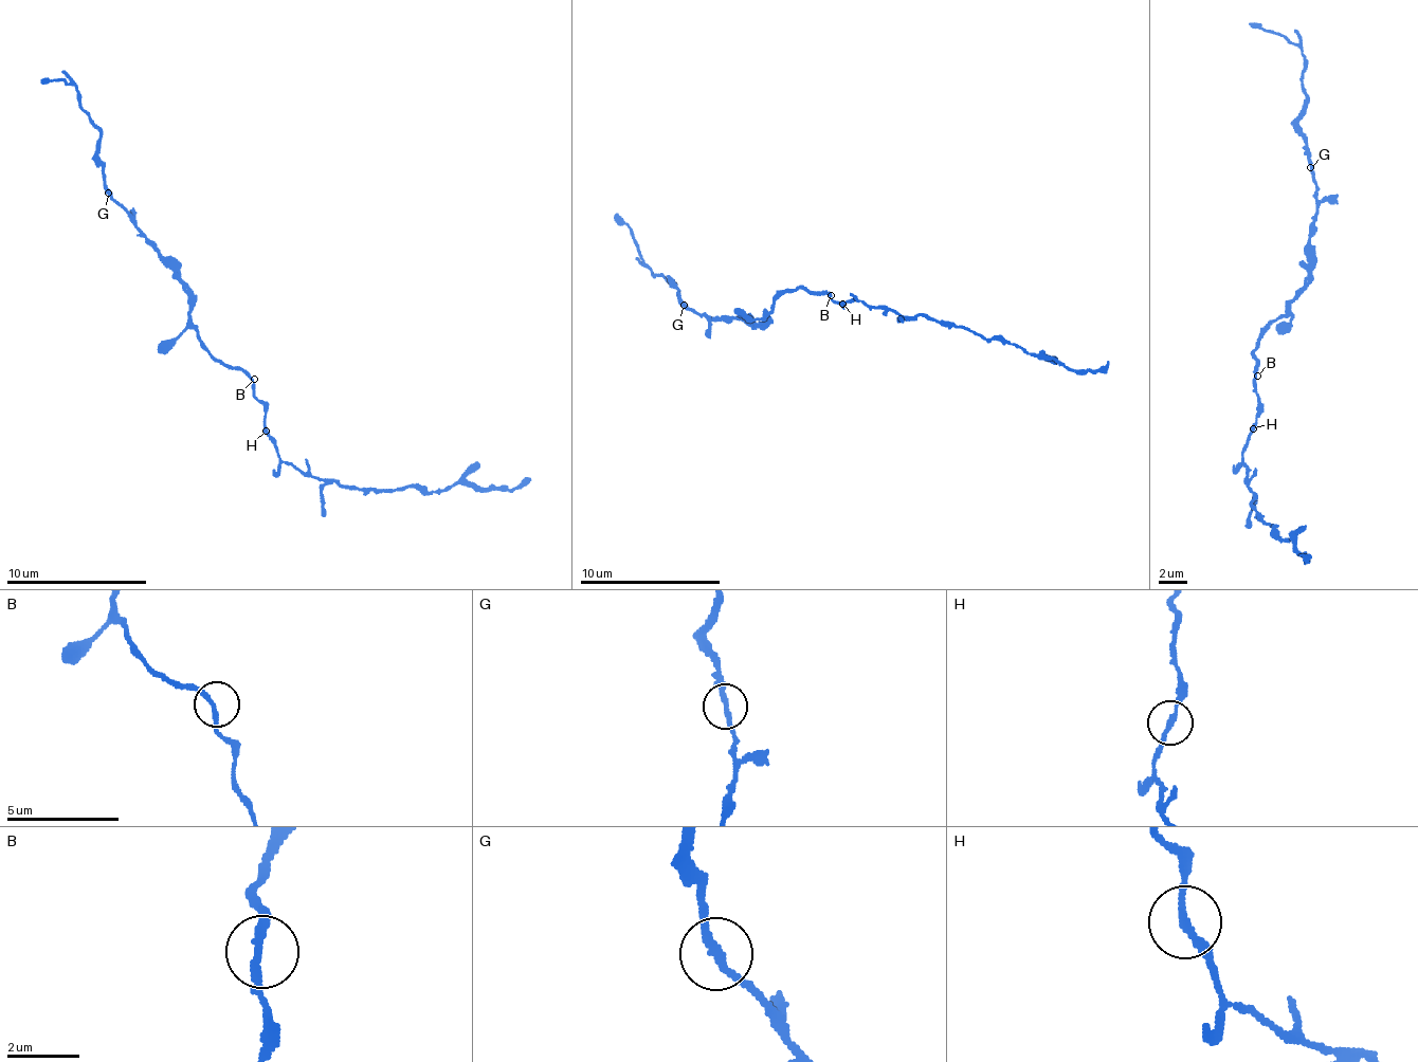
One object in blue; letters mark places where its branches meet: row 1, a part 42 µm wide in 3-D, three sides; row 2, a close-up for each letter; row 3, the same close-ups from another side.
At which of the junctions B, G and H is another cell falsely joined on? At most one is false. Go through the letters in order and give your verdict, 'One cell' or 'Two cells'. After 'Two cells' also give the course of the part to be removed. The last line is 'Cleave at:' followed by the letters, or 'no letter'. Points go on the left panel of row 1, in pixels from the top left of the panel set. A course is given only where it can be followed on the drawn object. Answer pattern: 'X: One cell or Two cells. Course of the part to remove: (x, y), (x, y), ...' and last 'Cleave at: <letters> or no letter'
B: One cell
G: One cell
H: One cell
Cleave at: no letter

